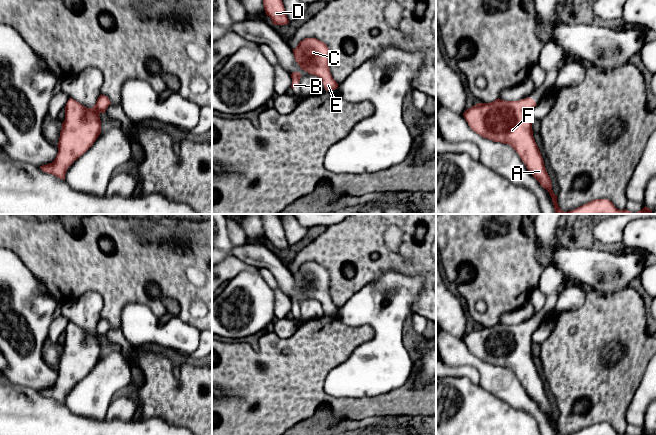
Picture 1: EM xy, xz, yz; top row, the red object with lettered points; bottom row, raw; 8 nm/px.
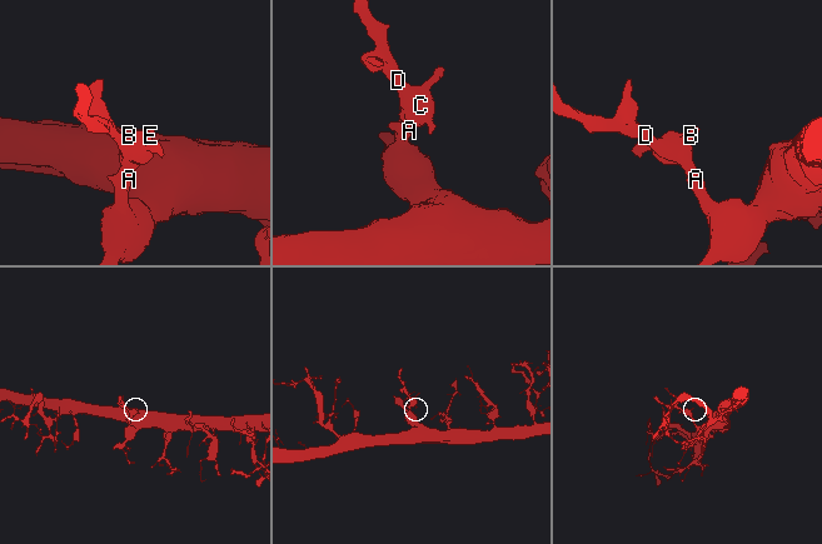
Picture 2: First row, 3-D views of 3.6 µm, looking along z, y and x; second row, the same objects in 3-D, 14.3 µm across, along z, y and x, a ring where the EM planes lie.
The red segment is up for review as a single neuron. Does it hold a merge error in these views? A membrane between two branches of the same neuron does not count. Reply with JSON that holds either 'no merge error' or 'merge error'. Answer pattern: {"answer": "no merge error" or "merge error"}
{"answer": "no merge error"}

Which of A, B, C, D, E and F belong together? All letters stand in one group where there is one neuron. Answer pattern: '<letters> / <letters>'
A B C D E F

